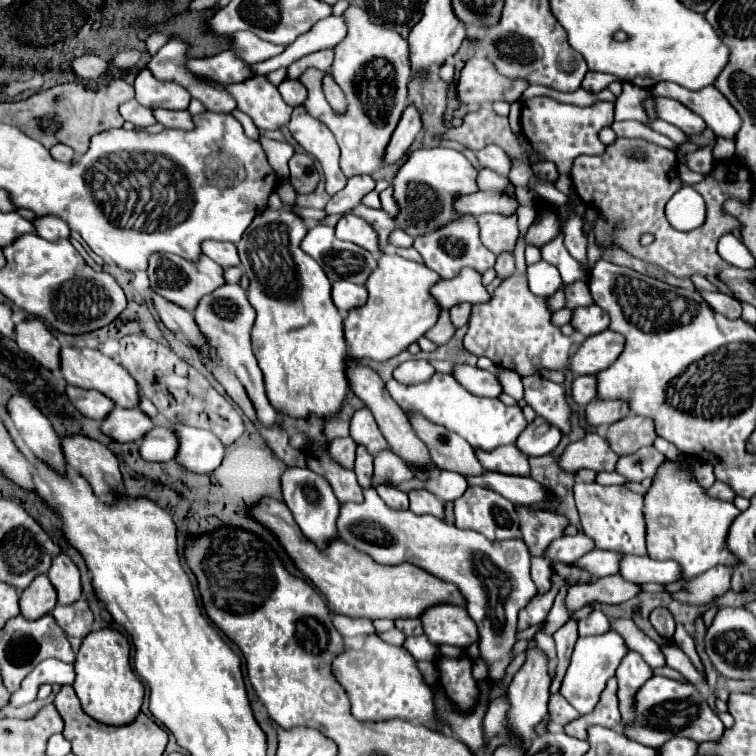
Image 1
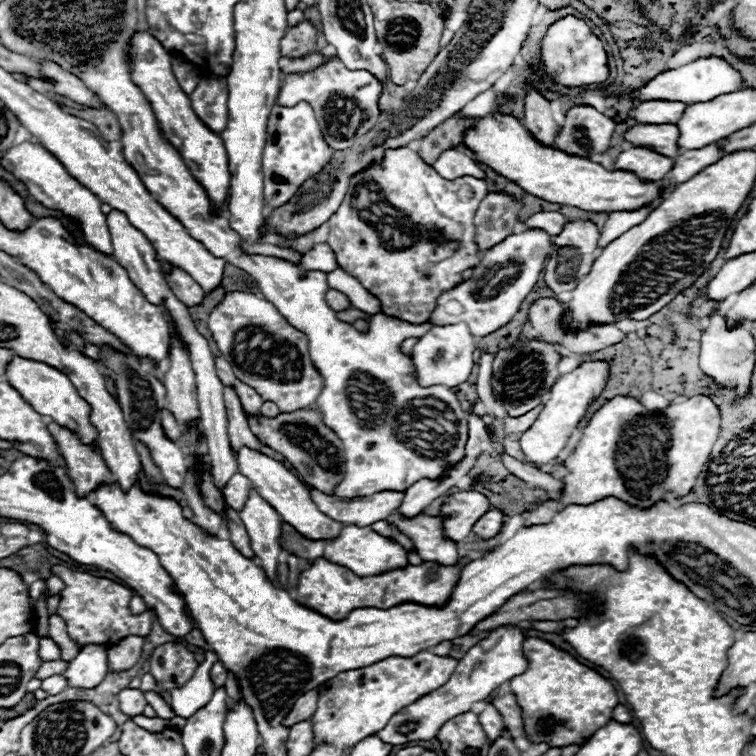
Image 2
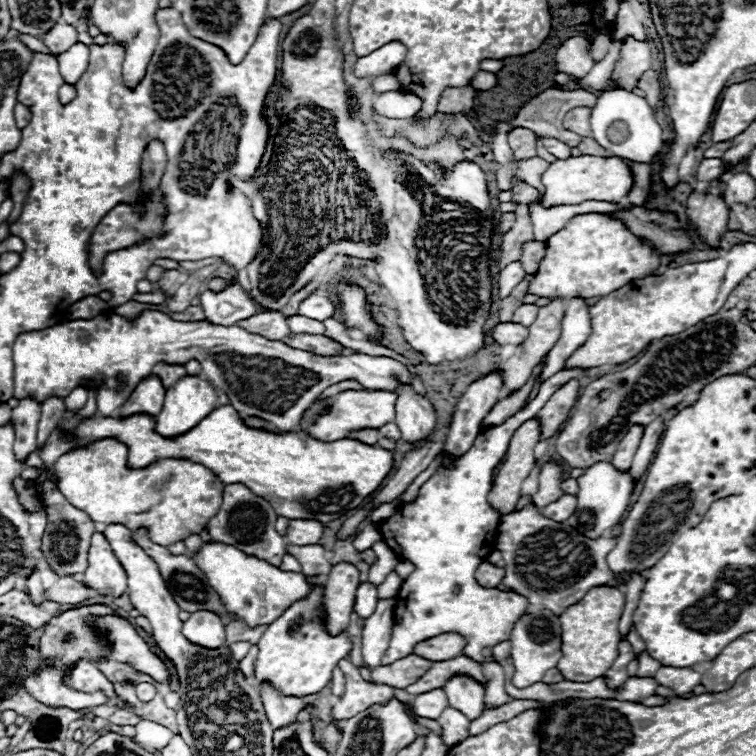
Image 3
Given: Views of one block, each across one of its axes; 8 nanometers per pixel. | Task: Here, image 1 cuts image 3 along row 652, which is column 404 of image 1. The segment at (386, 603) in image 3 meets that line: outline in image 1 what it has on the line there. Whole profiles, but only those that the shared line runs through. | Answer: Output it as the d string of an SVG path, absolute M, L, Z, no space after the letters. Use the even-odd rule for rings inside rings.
M414 358L414 360L408 360L404 364L400 364L396 370L394 370L394 378L402 384L418 384L418 382L426 382L428 378L432 378L436 370L432 368L432 364L424 358Z

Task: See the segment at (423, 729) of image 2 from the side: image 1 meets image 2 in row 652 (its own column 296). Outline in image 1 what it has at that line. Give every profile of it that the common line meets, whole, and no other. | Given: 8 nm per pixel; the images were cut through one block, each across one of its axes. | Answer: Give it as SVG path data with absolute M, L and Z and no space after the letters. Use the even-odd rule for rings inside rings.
M288 466L286 472L282 474L282 494L284 494L284 502L290 508L296 524L300 526L300 530L304 532L308 540L318 544L318 548L324 548L328 540L336 538L336 518L338 518L340 502L334 496L328 480L324 480L320 474L308 468Z

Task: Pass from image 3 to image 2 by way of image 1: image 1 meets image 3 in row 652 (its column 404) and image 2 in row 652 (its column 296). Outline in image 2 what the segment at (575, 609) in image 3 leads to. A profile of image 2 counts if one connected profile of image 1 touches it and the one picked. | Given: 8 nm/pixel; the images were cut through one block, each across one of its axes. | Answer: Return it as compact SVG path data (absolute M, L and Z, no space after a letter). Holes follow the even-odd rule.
M526 640L526 656L530 668L510 680L512 692L526 716L526 740L548 742L550 746L568 746L586 742L598 728L612 720L612 710L618 704L618 694L596 670L580 664L568 652L556 648L548 640Z

